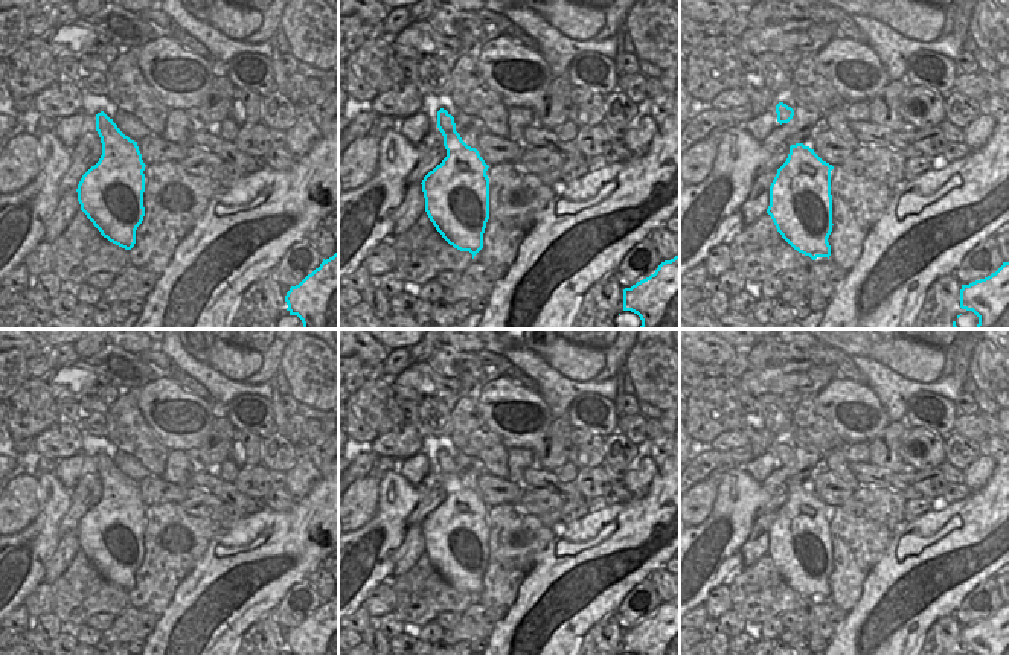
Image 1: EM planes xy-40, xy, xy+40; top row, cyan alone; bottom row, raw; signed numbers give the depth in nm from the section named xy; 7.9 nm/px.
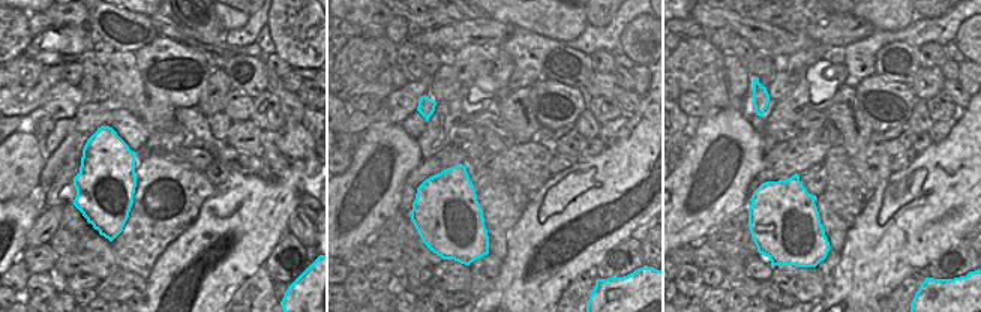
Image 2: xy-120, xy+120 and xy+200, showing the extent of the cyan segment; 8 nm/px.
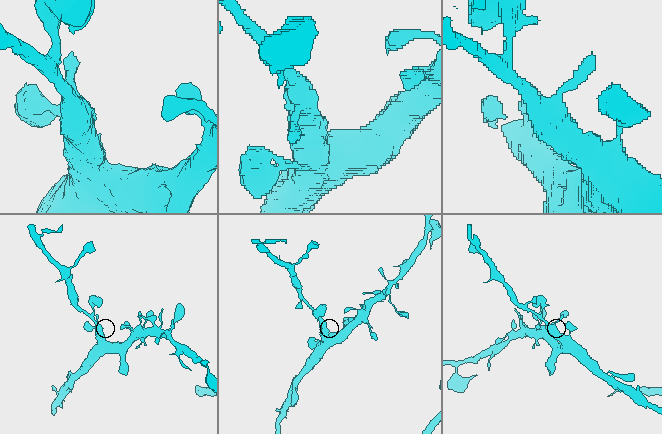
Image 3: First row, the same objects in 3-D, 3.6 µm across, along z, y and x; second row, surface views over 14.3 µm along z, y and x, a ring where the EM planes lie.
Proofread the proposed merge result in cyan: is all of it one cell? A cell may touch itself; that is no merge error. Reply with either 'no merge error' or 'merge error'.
no merge error

